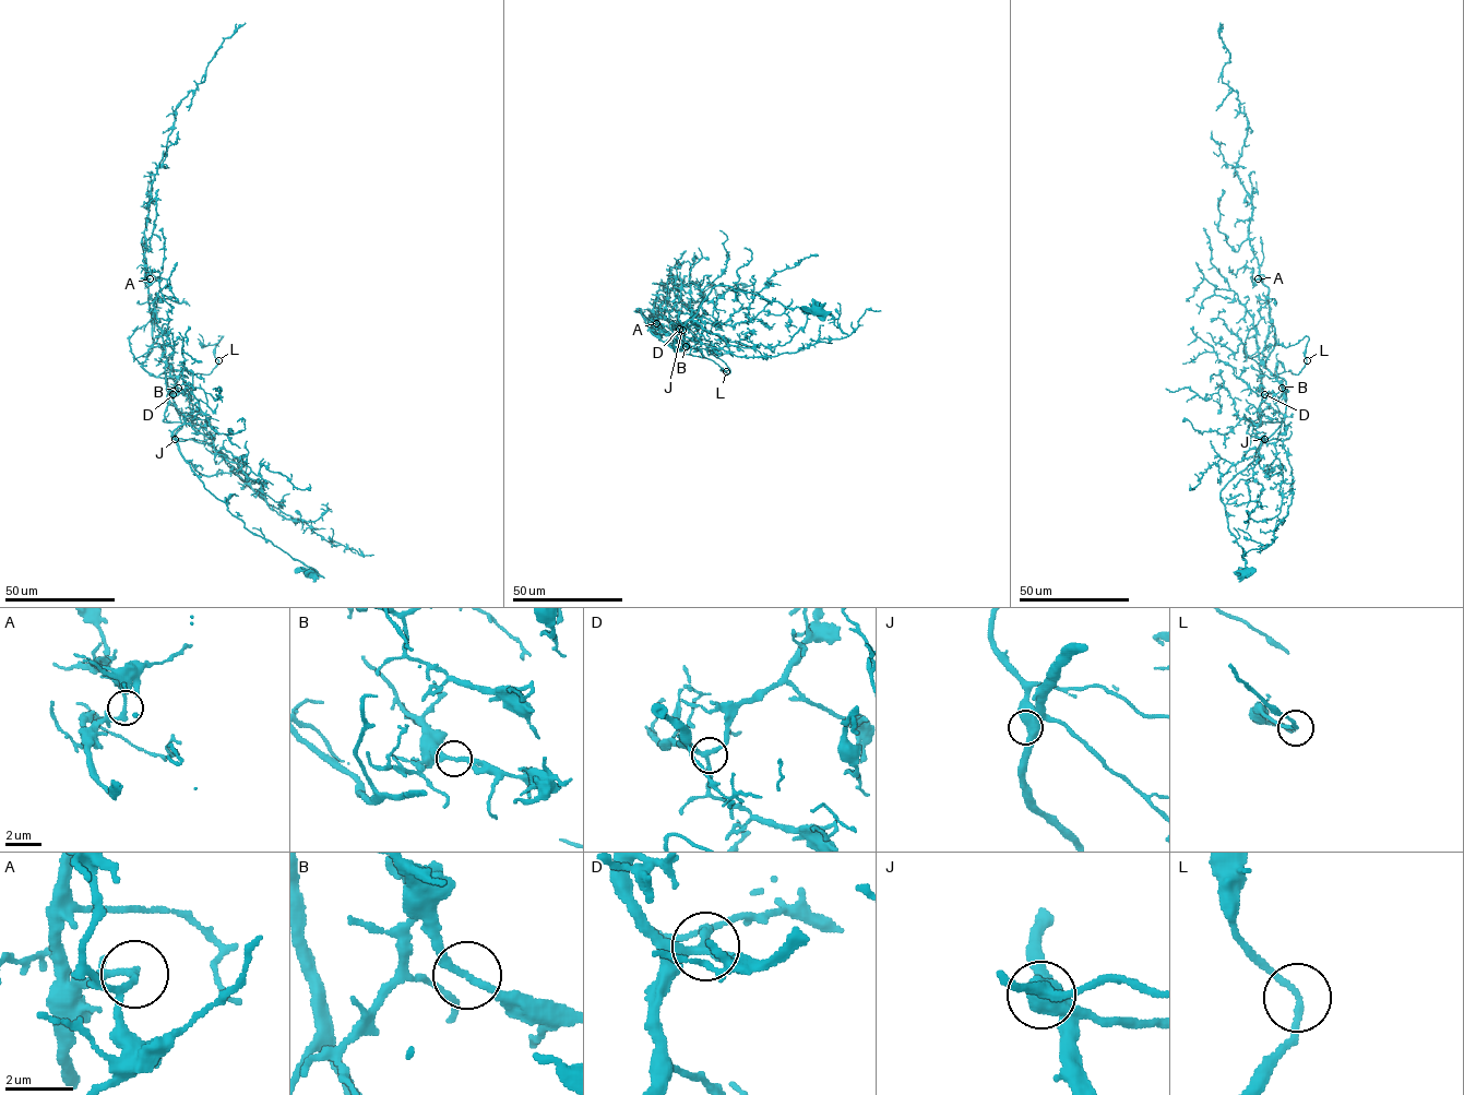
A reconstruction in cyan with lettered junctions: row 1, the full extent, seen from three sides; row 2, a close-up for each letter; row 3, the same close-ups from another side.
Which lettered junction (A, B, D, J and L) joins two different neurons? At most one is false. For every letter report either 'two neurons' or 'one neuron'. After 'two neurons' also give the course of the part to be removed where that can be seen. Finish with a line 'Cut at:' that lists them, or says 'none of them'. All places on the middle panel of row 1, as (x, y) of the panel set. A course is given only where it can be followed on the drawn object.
A: one neuron
B: one neuron
D: one neuron
J: one neuron
L: one neuron
Cut at: none of them

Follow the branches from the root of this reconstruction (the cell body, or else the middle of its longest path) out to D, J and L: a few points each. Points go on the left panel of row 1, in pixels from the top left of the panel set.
D: (310, 574), (310, 568), (250, 532), (204, 487), (179, 451), (175, 432), (181, 424), (163, 420), (173, 394)
J: (310, 574), (310, 568), (250, 532), (225, 503), (204, 487), (185, 460), (175, 439)
L: (310, 574), (250, 532), (179, 451), (181, 421), (167, 381), (158, 377), (207, 375), (218, 360)

